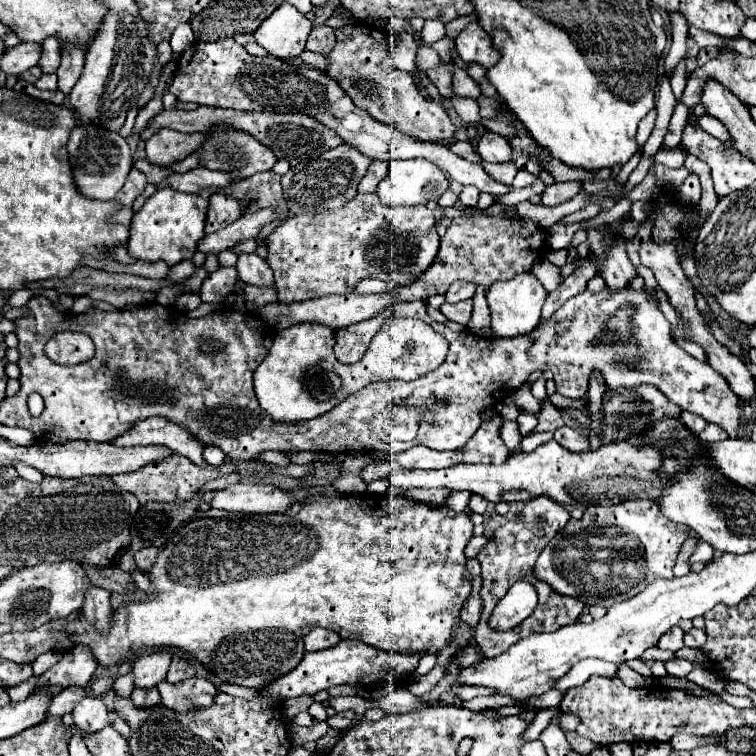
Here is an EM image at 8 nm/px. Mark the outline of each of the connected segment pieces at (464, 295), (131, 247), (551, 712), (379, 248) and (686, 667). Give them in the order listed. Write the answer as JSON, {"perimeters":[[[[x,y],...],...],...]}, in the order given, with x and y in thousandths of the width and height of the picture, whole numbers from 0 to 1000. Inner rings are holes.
{"perimeters":[[[[603,373],[595,378],[595,384],[590,386],[590,397],[593,399],[608,399],[608,397],[619,397],[627,392],[630,378],[624,373]]],[[[209,249],[204,259],[198,259],[185,280],[177,283],[172,296],[172,317],[167,323],[169,336],[177,344],[190,347],[220,347],[230,352],[241,344],[251,344],[259,333],[265,315],[270,312],[275,265],[262,257],[241,257],[228,249]]],[[[739,934],[729,935],[710,942],[706,951],[701,955],[696,968],[693,970],[693,976],[697,980],[710,979],[714,970],[726,959],[730,951],[742,943]]],[[[474,257],[455,275],[423,283],[389,283],[376,291],[360,312],[352,317],[354,349],[365,368],[368,399],[402,399],[434,389],[458,389],[481,368],[503,368],[513,376],[540,376],[548,373],[558,360],[563,360],[582,328],[582,312],[577,307],[577,286],[563,272],[516,275],[503,267],[497,257]]],[[[899,870],[884,873],[884,876],[878,876],[878,881],[881,881],[884,892],[892,894],[892,897],[905,897],[905,894],[915,886],[915,876],[910,876],[910,873],[899,873]]]]}

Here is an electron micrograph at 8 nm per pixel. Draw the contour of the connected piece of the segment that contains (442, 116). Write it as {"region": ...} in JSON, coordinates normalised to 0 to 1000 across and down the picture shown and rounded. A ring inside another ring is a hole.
{"region":[[[471,29],[471,37],[447,37],[444,50],[447,56],[442,66],[437,74],[431,74],[437,79],[434,98],[455,116],[471,140],[481,143],[492,156],[516,164],[540,180],[553,180],[553,185],[579,190],[595,188],[603,169],[598,167],[590,146],[582,138],[558,130],[548,111],[548,103],[537,95],[524,93],[516,77],[511,79],[511,50],[505,45],[505,37],[497,37],[487,29]]]}

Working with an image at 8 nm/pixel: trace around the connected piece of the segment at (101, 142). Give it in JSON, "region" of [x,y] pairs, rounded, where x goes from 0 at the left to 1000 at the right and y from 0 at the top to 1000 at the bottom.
{"region":[[[103,164],[93,177],[87,201],[103,254],[122,265],[148,265],[164,246],[164,238],[175,222],[167,183],[156,175],[138,175],[138,169],[127,169],[124,164]]]}

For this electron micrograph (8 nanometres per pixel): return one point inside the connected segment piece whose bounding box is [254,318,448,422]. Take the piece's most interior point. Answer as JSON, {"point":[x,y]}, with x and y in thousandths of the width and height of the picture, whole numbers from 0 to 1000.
{"point":[397,501]}

